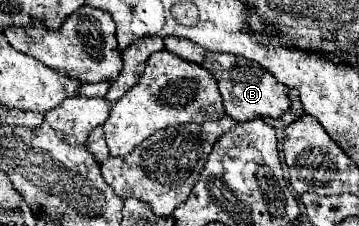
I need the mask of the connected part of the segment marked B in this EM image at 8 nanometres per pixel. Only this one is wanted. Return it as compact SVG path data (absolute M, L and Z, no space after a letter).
M169 37L165 39L165 49L173 55L179 55L181 59L187 59L191 63L201 65L213 77L217 79L221 97L223 97L223 107L229 117L233 117L239 123L257 119L257 117L281 117L289 109L289 99L287 99L287 87L277 83L273 75L269 75L265 69L261 69L257 63L241 57L241 55L229 55L229 53L213 53L203 47L197 47L197 43L189 43L189 39L177 39Z

